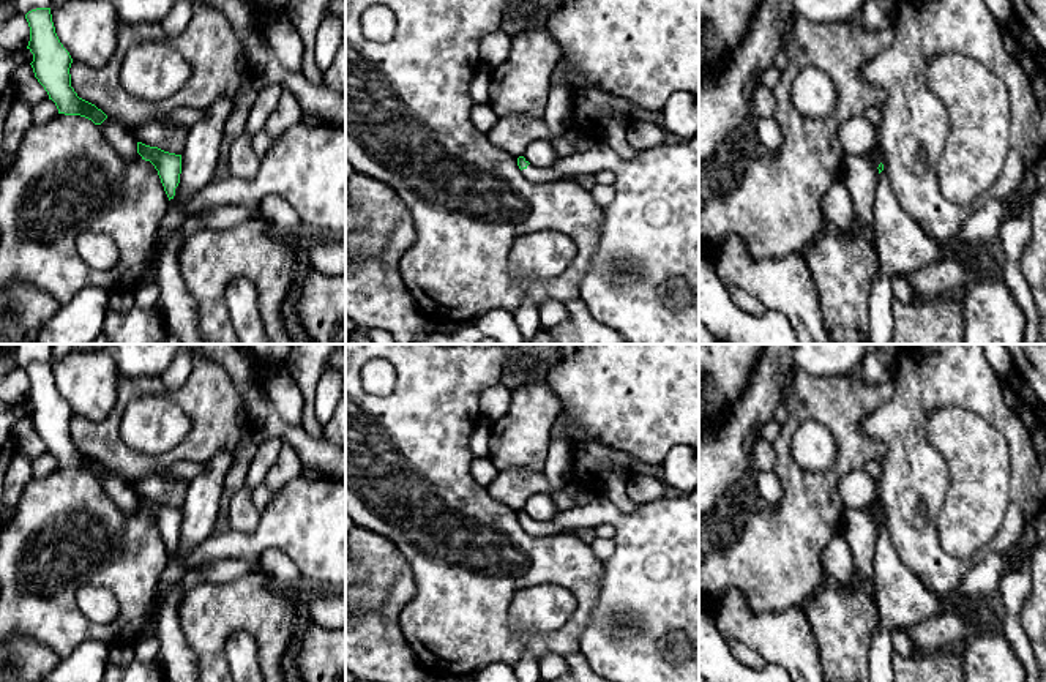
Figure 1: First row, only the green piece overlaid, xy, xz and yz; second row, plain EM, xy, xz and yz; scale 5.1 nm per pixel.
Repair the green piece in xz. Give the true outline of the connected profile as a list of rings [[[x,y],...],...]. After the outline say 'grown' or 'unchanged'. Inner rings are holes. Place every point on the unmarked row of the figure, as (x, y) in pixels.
[[[699,485],[678,497],[664,496],[637,505],[633,513],[623,513],[601,494],[587,505],[560,512],[547,523],[530,518],[524,510],[517,512],[517,519],[532,537],[571,534],[601,524],[615,527],[615,551],[604,560],[598,601],[581,636],[579,652],[587,658],[593,673],[611,682],[699,682]],[[674,631],[683,631],[689,643],[677,655],[669,647],[659,649],[659,641]]] | grown

